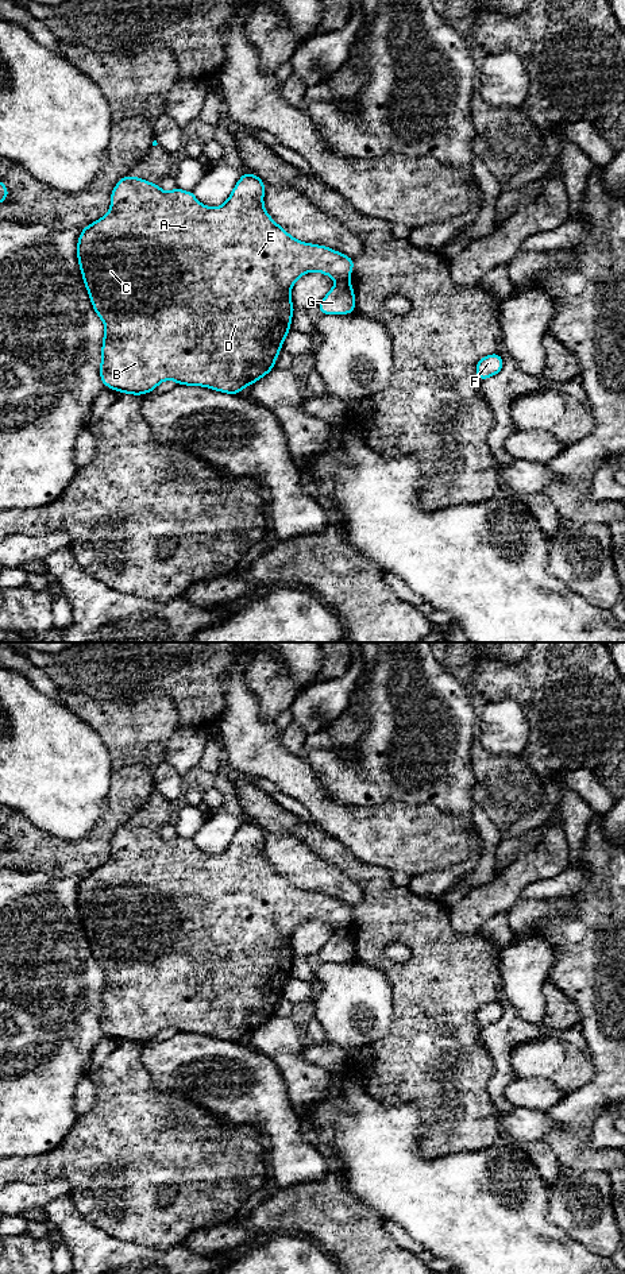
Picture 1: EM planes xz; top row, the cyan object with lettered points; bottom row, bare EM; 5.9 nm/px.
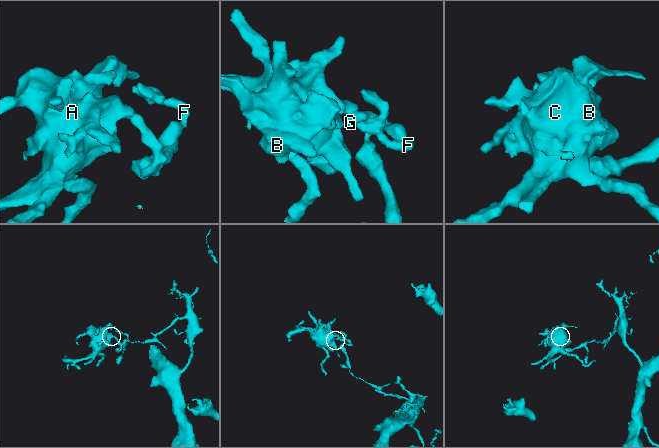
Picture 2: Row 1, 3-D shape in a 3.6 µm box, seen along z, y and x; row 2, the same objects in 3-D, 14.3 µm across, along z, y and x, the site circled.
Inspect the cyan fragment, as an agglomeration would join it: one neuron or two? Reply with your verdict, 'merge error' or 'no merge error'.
merge error

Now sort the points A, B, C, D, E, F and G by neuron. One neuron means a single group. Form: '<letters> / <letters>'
A B C D E / F G

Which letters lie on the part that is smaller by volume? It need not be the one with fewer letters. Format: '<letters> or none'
A, B, C, D, E

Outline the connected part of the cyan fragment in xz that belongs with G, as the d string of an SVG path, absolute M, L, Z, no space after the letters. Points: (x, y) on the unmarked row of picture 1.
M350 929L336 930L317 954L323 962L346 962L355 960L355 943Z

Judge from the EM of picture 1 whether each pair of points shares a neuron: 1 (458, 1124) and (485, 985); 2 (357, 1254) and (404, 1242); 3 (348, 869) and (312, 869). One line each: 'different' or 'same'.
1: same
2: different
3: different

